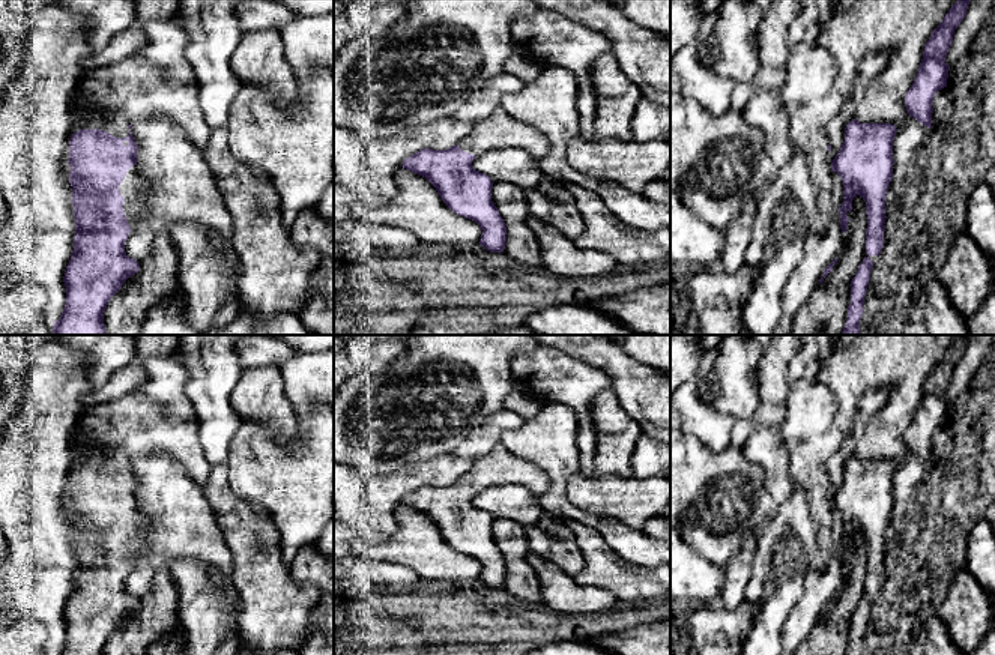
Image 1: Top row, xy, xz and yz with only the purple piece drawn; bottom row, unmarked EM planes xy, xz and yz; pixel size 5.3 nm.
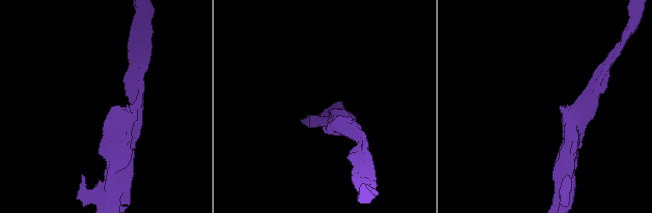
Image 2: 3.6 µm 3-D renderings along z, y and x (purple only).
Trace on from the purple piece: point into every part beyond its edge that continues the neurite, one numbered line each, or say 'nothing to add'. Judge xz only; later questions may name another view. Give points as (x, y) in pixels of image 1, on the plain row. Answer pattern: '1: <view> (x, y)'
1: xz (498, 467)

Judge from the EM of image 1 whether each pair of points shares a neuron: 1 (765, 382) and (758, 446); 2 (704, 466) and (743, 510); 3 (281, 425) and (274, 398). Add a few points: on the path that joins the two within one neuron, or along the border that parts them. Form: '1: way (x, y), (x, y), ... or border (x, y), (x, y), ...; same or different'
1: way (768, 398), (765, 430); same
2: way (710, 476), (732, 499); same
3: way (281, 419), (274, 404); same

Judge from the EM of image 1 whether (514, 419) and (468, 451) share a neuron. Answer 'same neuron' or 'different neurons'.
same neuron

